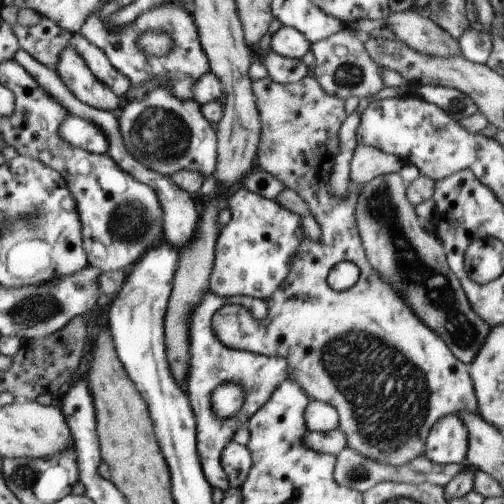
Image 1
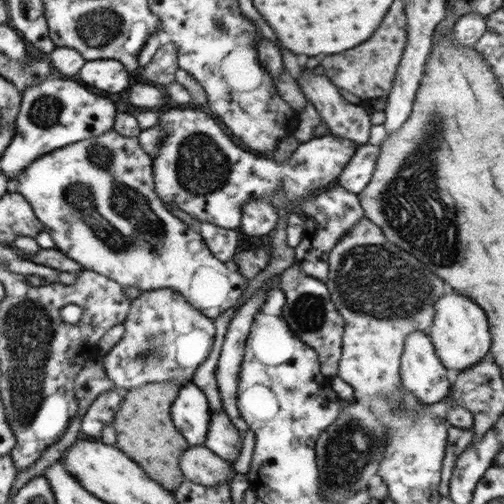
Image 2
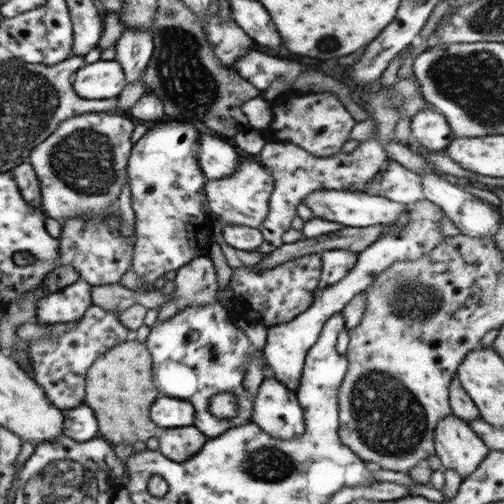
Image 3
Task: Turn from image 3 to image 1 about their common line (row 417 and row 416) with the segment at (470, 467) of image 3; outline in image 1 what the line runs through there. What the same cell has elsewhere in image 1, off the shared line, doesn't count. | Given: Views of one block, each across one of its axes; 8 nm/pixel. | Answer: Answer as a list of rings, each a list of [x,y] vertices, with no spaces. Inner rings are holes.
[[[453,414],[439,420],[425,442],[423,458],[437,466],[465,464],[467,458],[467,430]]]

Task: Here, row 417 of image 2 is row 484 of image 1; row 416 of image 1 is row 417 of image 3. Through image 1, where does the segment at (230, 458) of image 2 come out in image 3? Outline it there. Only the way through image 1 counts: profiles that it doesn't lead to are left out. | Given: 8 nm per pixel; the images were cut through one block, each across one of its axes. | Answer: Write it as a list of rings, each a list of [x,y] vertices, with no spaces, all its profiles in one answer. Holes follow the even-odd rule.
[[[217,302],[189,306],[161,324],[155,322],[145,340],[153,360],[153,384],[161,392],[159,396],[191,402],[195,408],[193,426],[209,440],[225,434],[225,430],[249,424],[253,414],[253,396],[243,390],[247,350],[251,348],[251,344],[247,342],[245,334],[227,318],[229,312]],[[221,392],[231,392],[235,396],[237,414],[231,420],[219,420],[207,410],[209,398]]]

